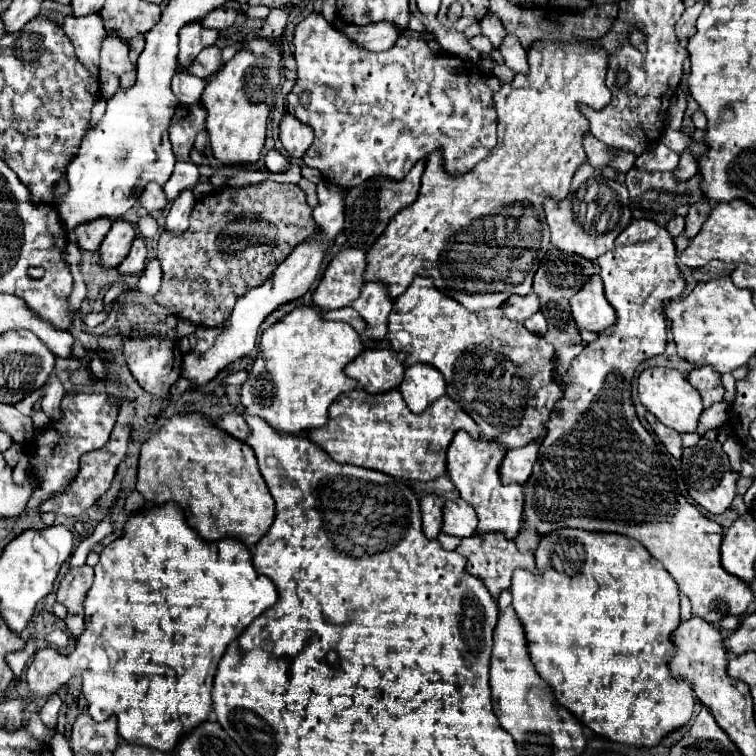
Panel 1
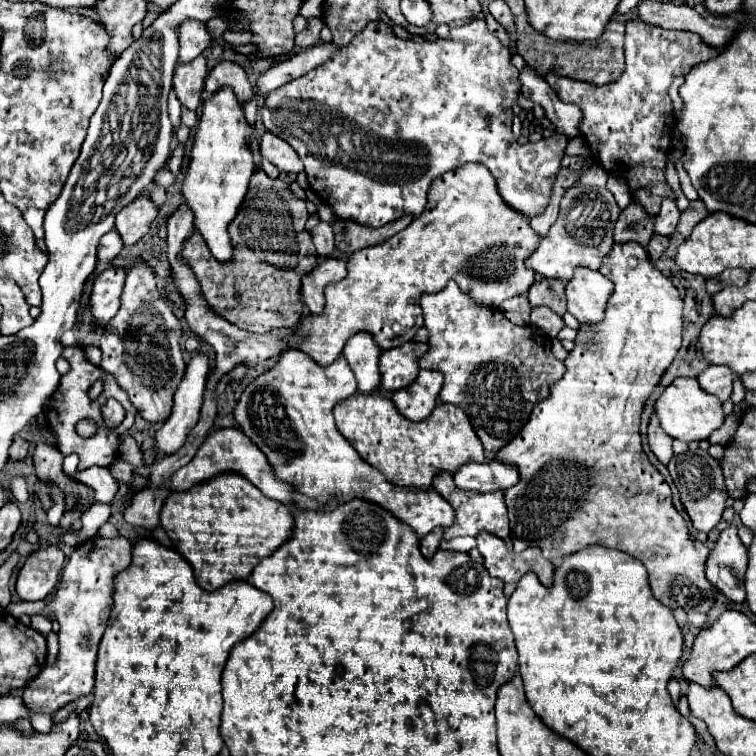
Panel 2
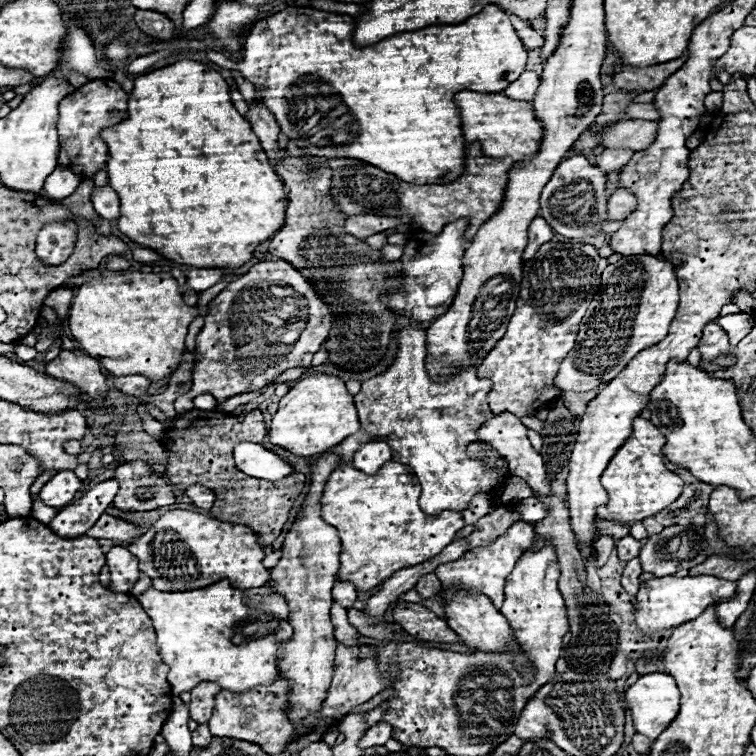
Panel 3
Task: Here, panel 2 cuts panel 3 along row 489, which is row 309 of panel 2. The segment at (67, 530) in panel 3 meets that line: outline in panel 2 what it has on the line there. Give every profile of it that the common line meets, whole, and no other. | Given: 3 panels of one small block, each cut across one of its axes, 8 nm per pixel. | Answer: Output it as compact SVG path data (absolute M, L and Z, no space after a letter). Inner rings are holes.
M108 268L94 278L90 304L96 324L108 324L116 316L126 276L126 268Z

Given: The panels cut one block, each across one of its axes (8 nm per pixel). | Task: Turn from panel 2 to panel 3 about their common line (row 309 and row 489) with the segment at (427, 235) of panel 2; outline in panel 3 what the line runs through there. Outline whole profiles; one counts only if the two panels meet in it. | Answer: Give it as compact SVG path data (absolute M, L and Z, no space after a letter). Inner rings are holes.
M394 460L386 462L382 470L378 470L374 476L368 476L352 466L336 468L324 486L320 504L322 504L322 518L338 530L340 540L342 540L338 576L342 580L350 580L358 590L372 590L374 586L390 578L396 570L406 568L406 566L416 566L440 554L444 546L454 540L456 532L466 526L462 514L452 512L452 510L440 512L438 516L424 514L418 506L418 480L414 482L412 468Z

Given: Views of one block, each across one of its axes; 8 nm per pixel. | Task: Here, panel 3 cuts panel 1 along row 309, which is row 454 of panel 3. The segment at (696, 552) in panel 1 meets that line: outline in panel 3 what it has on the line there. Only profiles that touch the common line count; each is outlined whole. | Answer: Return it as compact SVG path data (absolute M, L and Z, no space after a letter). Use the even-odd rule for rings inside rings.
M644 418L634 420L634 432L632 436L616 450L612 460L608 462L604 474L602 474L602 486L608 490L608 504L598 508L598 514L602 520L630 524L636 520L650 518L670 506L680 494L682 494L682 478L676 472L670 472L664 464L662 446L664 446L662 432Z

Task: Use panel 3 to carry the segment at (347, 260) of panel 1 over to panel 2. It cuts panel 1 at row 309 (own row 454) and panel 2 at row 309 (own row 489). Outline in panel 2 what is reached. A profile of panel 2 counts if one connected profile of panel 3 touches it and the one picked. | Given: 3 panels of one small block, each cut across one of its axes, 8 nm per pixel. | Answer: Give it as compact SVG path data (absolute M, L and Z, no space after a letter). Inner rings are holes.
M326 258L312 272L302 278L302 296L304 304L312 314L320 314L324 310L324 288L330 282L338 282L346 276L346 262L340 258Z

